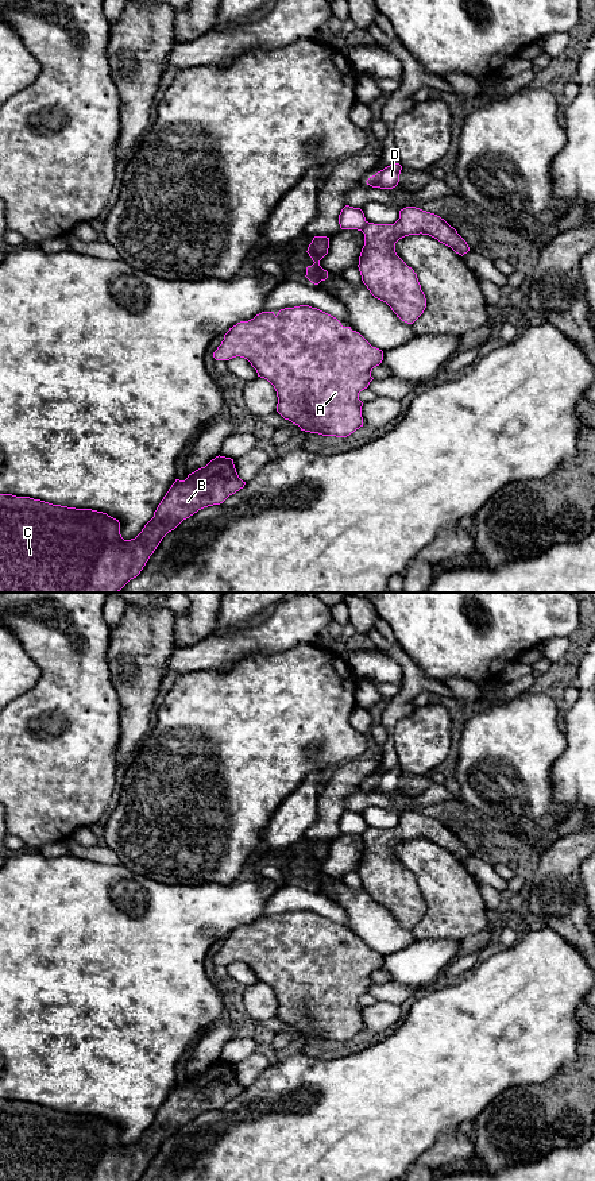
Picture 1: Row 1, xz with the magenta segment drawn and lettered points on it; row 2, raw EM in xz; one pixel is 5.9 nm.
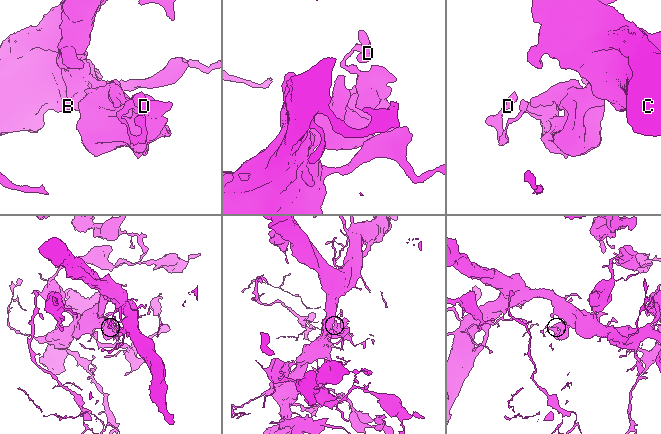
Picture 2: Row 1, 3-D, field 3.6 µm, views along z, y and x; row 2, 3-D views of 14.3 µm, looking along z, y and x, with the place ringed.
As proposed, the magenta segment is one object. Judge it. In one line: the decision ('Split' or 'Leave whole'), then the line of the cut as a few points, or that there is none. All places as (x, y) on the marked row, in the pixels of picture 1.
Split. Split along xz (367, 222), (362, 231)

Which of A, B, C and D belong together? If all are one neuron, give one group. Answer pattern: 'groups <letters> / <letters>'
groups A B C / D

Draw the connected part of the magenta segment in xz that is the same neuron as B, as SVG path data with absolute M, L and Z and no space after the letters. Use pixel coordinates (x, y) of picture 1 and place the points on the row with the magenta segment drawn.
M219 455L185 480L175 479L154 517L131 540L121 537L119 520L107 513L0 494L0 593L119 593L140 574L169 532L198 510L223 503L244 485L233 459Z

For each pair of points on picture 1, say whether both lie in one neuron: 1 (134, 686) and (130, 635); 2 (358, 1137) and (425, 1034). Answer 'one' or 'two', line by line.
1: one
2: one

